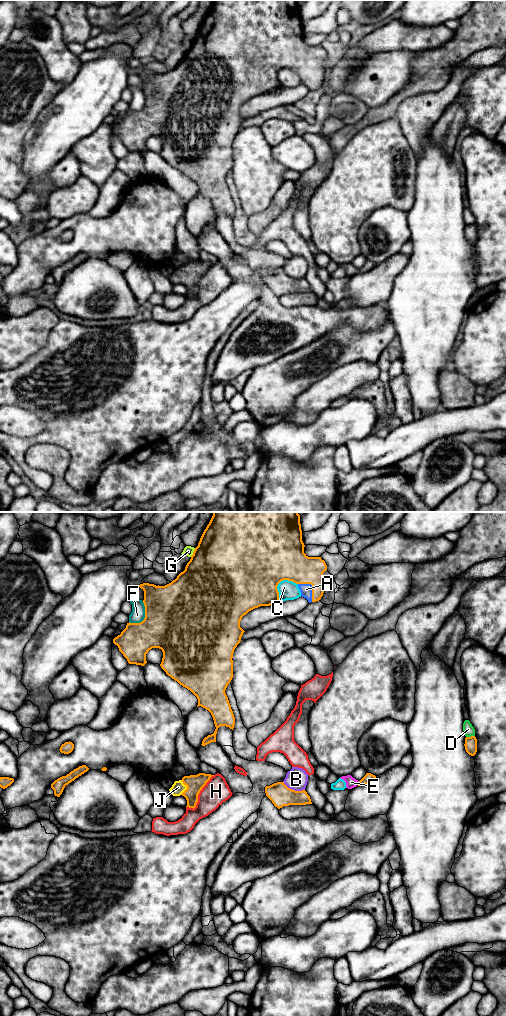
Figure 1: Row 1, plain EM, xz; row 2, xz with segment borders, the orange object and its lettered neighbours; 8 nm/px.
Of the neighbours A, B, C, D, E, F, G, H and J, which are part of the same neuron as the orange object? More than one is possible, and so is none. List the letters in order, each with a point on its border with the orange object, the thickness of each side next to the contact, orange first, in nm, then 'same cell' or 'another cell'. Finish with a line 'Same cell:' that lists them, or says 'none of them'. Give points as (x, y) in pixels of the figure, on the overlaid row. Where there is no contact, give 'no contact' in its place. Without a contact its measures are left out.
A: contact xz (312, 587); calibres 260 and 100 nm; same cell
B: contact xz (293, 790); calibres 170 and 180 nm; another cell
C: contact xz (279, 582); calibres 500 and 160 nm; another cell
D: contact xz (471, 736); calibres 100 and 90 nm; another cell
E: contact xz (358, 783); calibres 70 and 90 nm; same cell
F: contact xz (145, 617); calibres 500 and 120 nm; another cell
G: contact xz (193, 552); calibres 500 and 80 nm; another cell
H: contact xz (198, 794); calibres 140 and 200 nm; another cell
J: contact xz (187, 787); calibres 140 and 100 nm; same cell
Same cell: A, E, J

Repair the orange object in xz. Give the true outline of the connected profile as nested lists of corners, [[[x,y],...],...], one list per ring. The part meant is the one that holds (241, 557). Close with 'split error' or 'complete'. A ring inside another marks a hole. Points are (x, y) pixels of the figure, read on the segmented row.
[[[213,512],[213,516],[204,530],[198,546],[195,548],[190,561],[187,563],[185,570],[181,572],[175,580],[165,586],[156,586],[154,584],[143,583],[139,587],[144,591],[145,618],[140,623],[127,623],[126,628],[120,635],[113,639],[113,643],[118,646],[119,651],[127,659],[129,664],[144,666],[146,654],[152,648],[159,648],[163,652],[161,668],[168,676],[177,681],[180,685],[190,690],[198,699],[198,706],[208,710],[214,720],[215,731],[208,735],[202,741],[202,746],[211,742],[216,742],[217,730],[220,726],[226,726],[233,730],[235,725],[235,717],[231,709],[225,690],[233,678],[233,653],[237,645],[241,641],[241,637],[245,632],[240,627],[240,621],[249,611],[260,606],[270,606],[279,601],[278,584],[283,580],[296,583],[300,589],[301,596],[306,598],[308,602],[316,602],[321,599],[325,591],[323,573],[327,570],[327,565],[321,557],[308,557],[304,553],[304,543],[302,541],[302,530],[300,524],[300,515],[298,512]]] | split error

